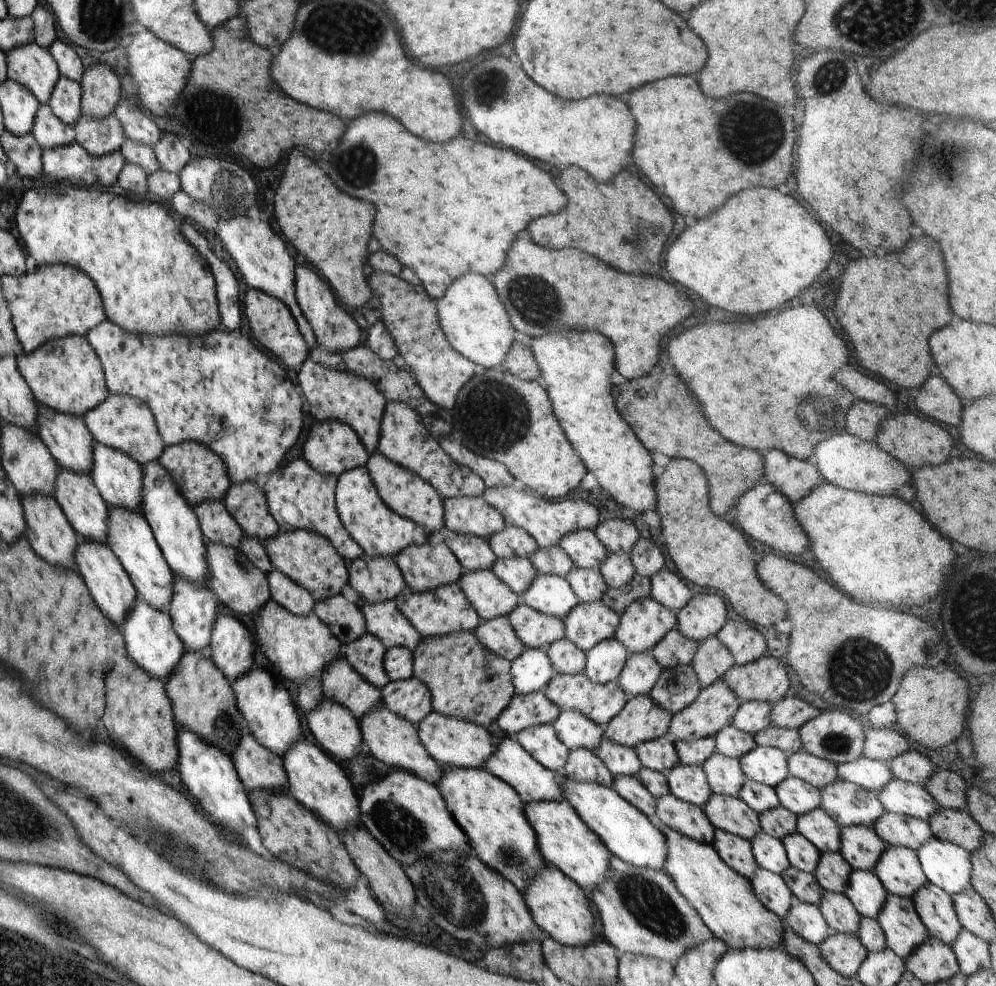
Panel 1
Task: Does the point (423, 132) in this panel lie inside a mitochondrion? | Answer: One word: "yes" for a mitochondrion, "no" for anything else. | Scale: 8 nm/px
no

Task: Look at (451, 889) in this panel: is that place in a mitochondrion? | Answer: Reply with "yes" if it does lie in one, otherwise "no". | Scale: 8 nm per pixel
yes

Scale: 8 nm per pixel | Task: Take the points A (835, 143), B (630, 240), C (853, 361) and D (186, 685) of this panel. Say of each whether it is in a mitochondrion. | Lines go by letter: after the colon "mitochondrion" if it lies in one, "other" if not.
A: other
B: mitochondrion
C: other
D: other

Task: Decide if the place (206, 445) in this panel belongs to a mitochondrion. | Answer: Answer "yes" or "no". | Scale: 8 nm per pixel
no

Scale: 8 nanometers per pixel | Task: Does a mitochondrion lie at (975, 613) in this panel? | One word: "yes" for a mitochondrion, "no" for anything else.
yes

